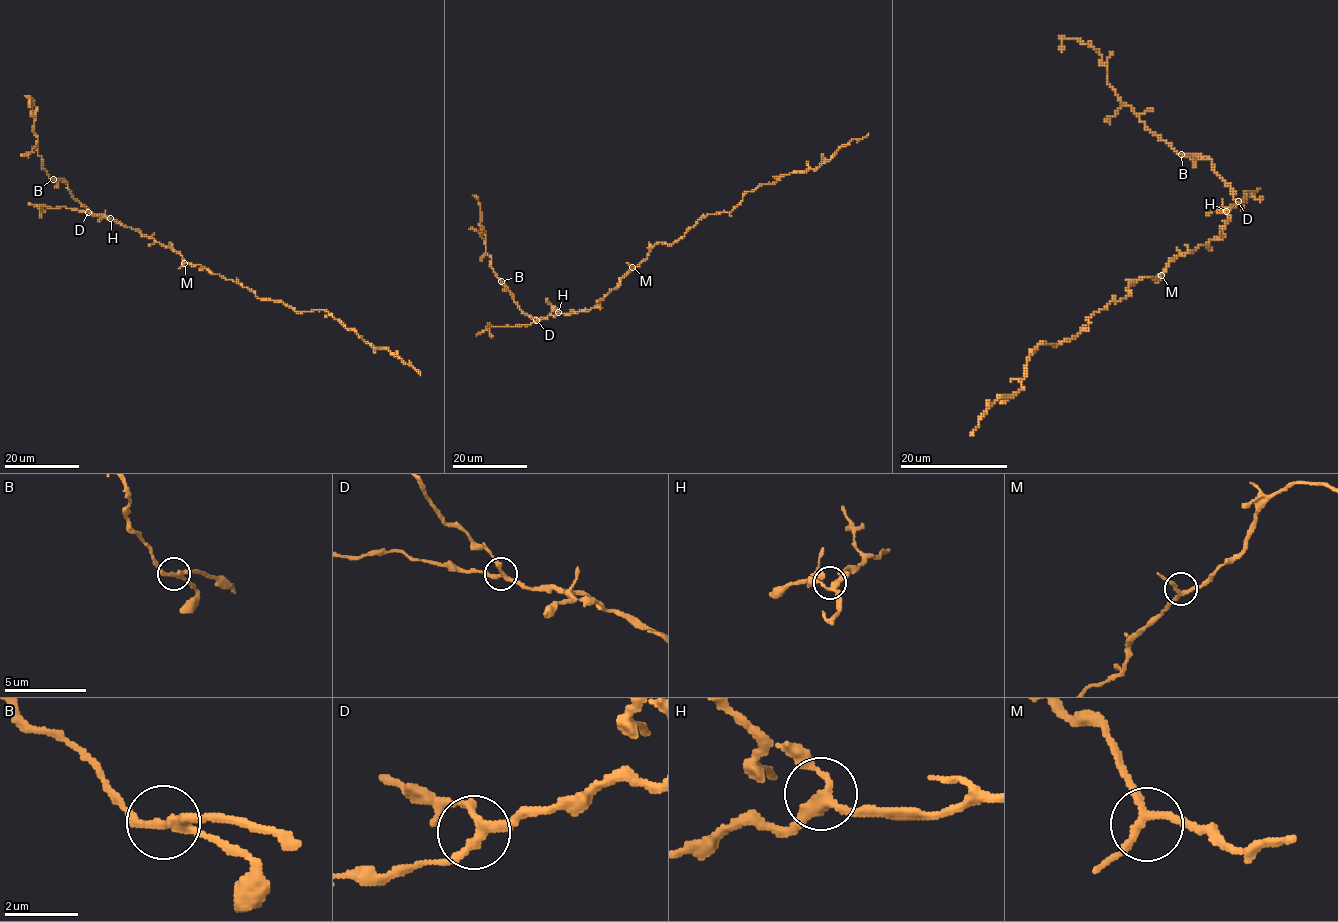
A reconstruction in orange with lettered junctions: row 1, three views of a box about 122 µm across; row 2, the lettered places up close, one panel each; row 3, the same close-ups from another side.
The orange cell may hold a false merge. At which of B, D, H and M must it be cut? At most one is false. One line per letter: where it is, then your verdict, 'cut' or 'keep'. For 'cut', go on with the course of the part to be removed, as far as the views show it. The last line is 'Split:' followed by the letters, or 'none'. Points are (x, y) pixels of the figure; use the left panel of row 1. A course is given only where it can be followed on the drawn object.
B: place (53, 179); cut; course (53, 179), (42, 166), (31, 112), (32, 98), (30, 107)
D: place (88, 212); keep
H: place (110, 218); keep
M: place (184, 263); keep
Split: B

